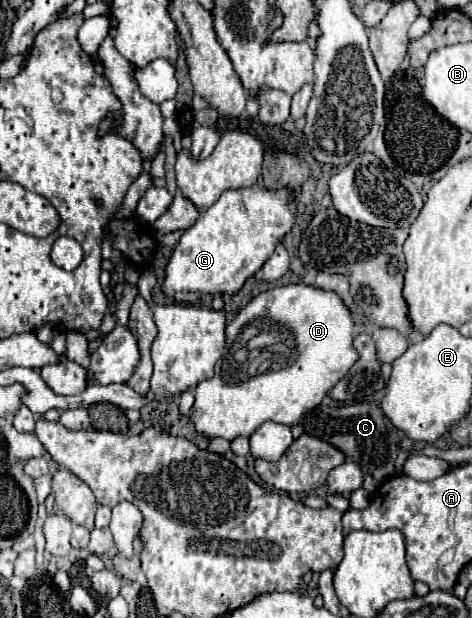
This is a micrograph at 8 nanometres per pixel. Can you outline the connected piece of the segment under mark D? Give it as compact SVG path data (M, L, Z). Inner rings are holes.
M293 283L293 285L285 285L285 287L275 287L275 289L269 289L265 293L259 293L257 297L253 297L239 313L237 317L227 325L227 343L225 343L225 349L223 349L223 355L221 359L217 361L215 365L215 375L211 379L205 379L201 381L197 387L195 387L195 405L191 409L191 421L195 423L195 429L199 433L203 433L205 437L213 439L213 437L223 437L227 441L235 439L237 435L245 435L249 437L255 427L259 427L261 423L265 421L275 421L275 423L283 423L283 425L295 425L299 421L299 417L305 413L305 411L311 411L313 407L317 407L321 403L321 399L333 389L333 385L345 377L345 373L353 367L353 363L357 363L359 355L357 355L357 349L353 347L353 339L355 339L355 319L353 319L353 313L349 311L349 307L345 307L345 303L341 303L341 297L335 293L335 291L325 291L321 287L315 287L315 285L307 285L307 283ZM287 337L287 351L281 353L277 351L279 345L273 345L273 343L279 343L279 339Z

